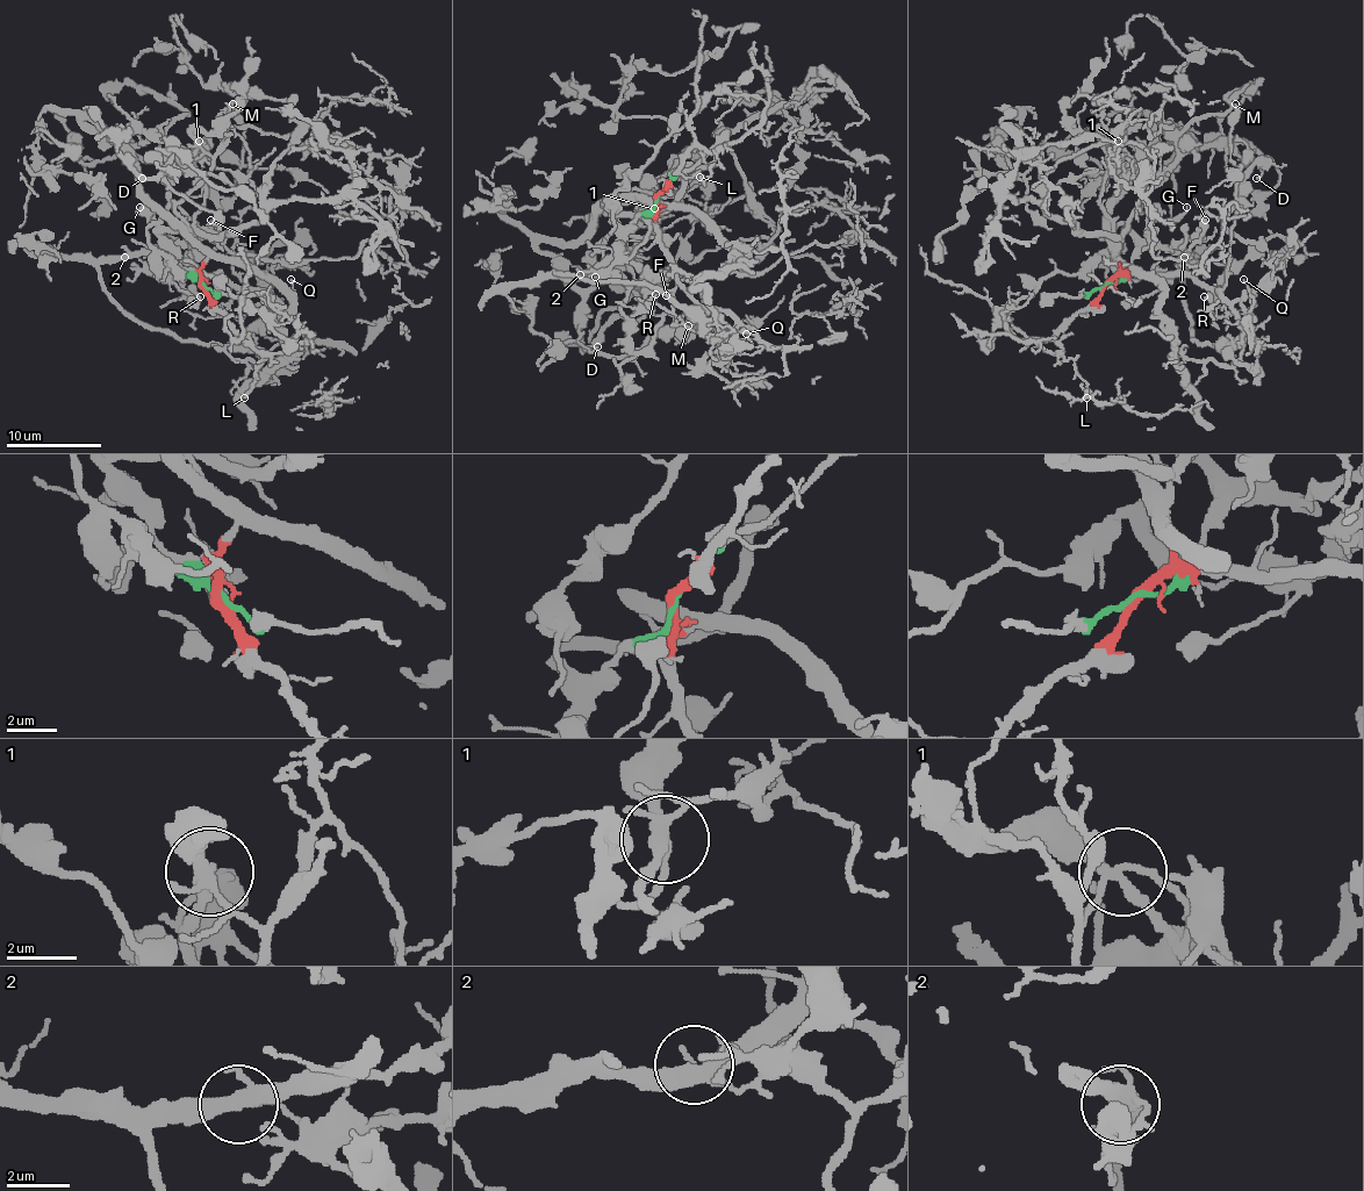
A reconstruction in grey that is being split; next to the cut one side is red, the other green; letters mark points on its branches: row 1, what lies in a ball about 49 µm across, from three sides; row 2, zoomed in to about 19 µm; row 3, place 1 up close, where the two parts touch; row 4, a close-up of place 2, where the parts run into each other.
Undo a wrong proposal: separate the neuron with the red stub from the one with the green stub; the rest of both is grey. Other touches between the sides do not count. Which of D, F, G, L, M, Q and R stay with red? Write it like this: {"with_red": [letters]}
{"with_red": ["D", "G", "L", "M", "R"]}

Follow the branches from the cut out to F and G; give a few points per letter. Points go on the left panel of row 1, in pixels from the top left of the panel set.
F: (203, 284), (199, 284), (167, 248), (160, 248), (177, 248), (194, 238), (215, 241), (217, 227), (210, 220)
G: (203, 284), (206, 250), (174, 207), (213, 165), (201, 143), (179, 163), (167, 205), (149, 220), (140, 207)

